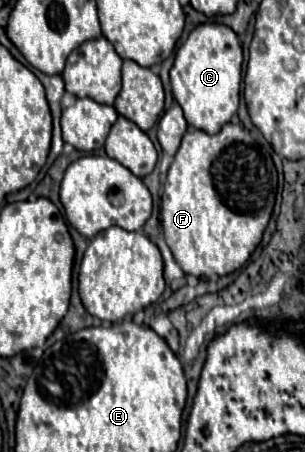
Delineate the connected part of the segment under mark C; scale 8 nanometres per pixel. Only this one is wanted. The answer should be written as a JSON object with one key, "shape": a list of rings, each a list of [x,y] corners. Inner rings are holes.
{"shape":[[[204,22],[188,34],[188,40],[176,52],[174,66],[170,70],[172,92],[176,102],[182,106],[188,124],[208,134],[216,134],[220,126],[230,122],[240,102],[242,62],[242,46],[230,26],[218,22]]]}

